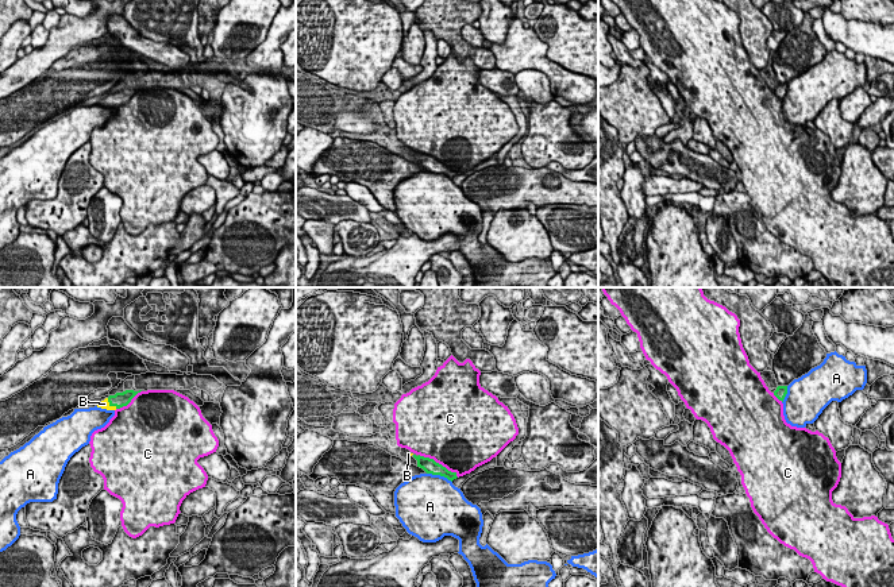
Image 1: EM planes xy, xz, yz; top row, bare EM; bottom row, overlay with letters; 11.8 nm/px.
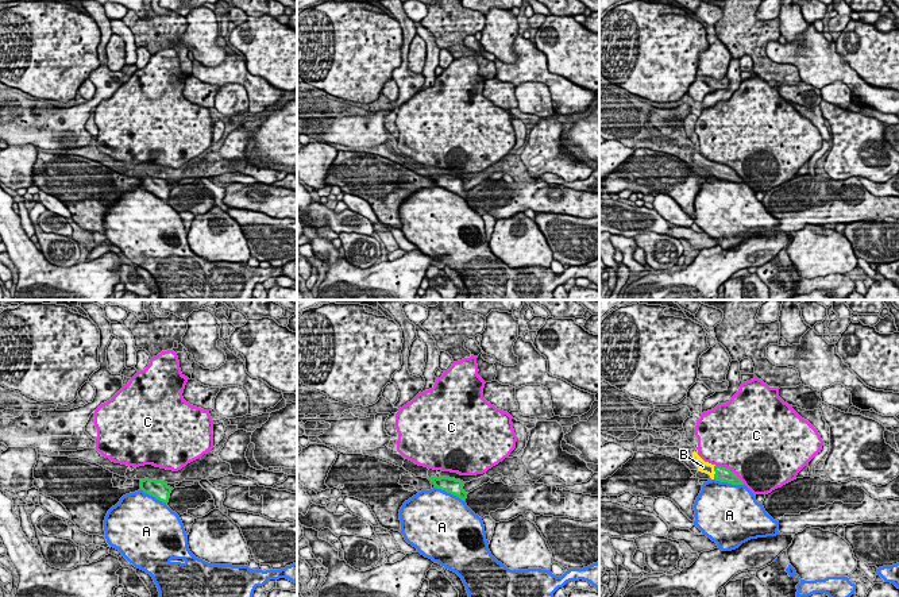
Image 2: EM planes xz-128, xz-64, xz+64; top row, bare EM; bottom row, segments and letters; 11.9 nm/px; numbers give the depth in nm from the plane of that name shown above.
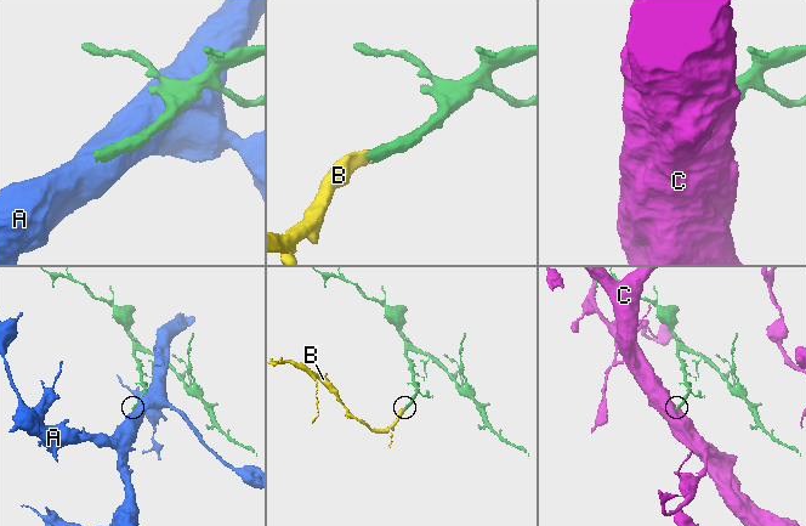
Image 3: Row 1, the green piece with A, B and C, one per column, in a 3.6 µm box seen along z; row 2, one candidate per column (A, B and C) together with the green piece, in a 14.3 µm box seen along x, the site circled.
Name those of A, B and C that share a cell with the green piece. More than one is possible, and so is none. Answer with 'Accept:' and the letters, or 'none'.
Accept: B

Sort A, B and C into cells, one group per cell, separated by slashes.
A / B / C

